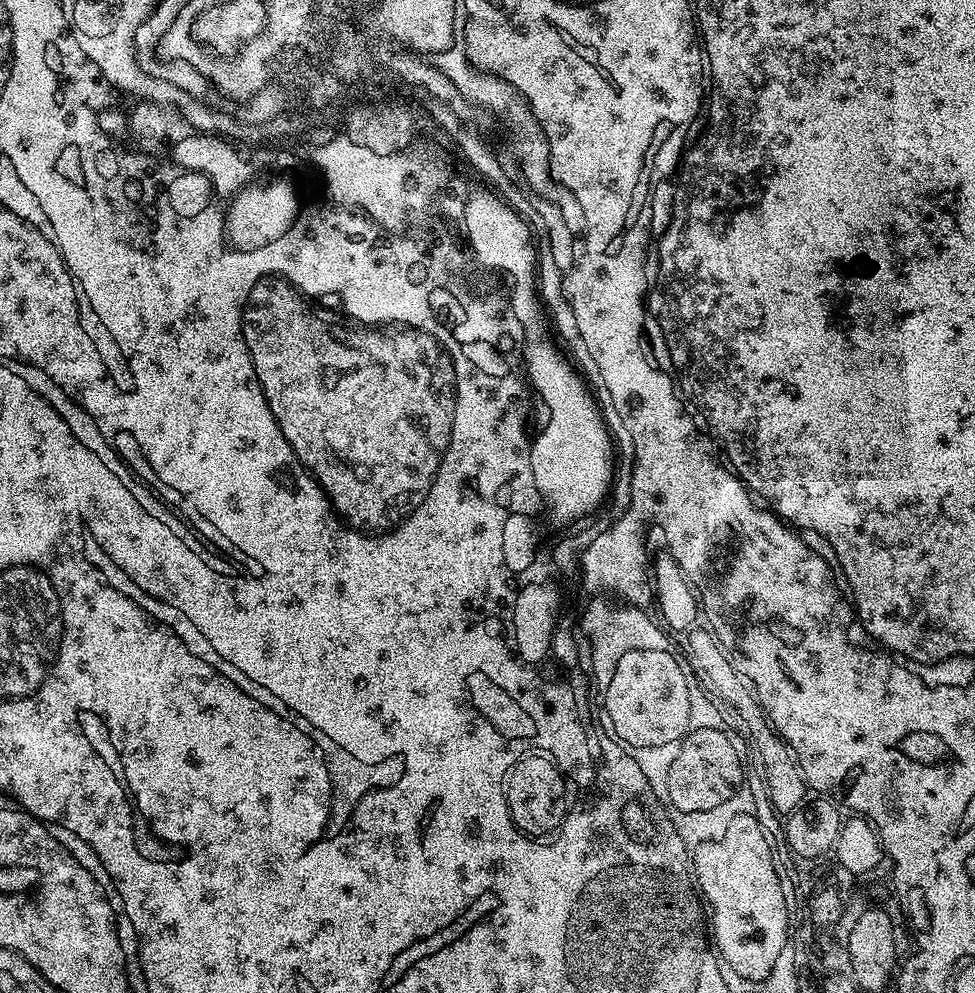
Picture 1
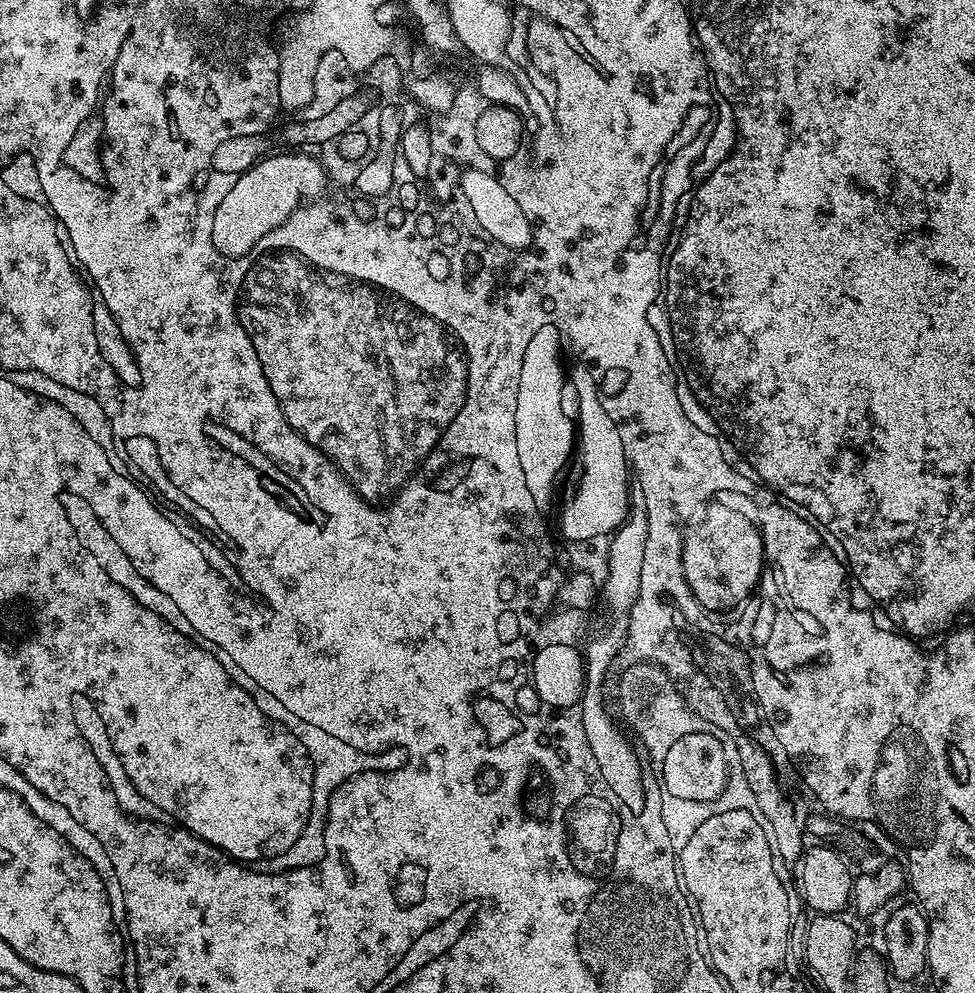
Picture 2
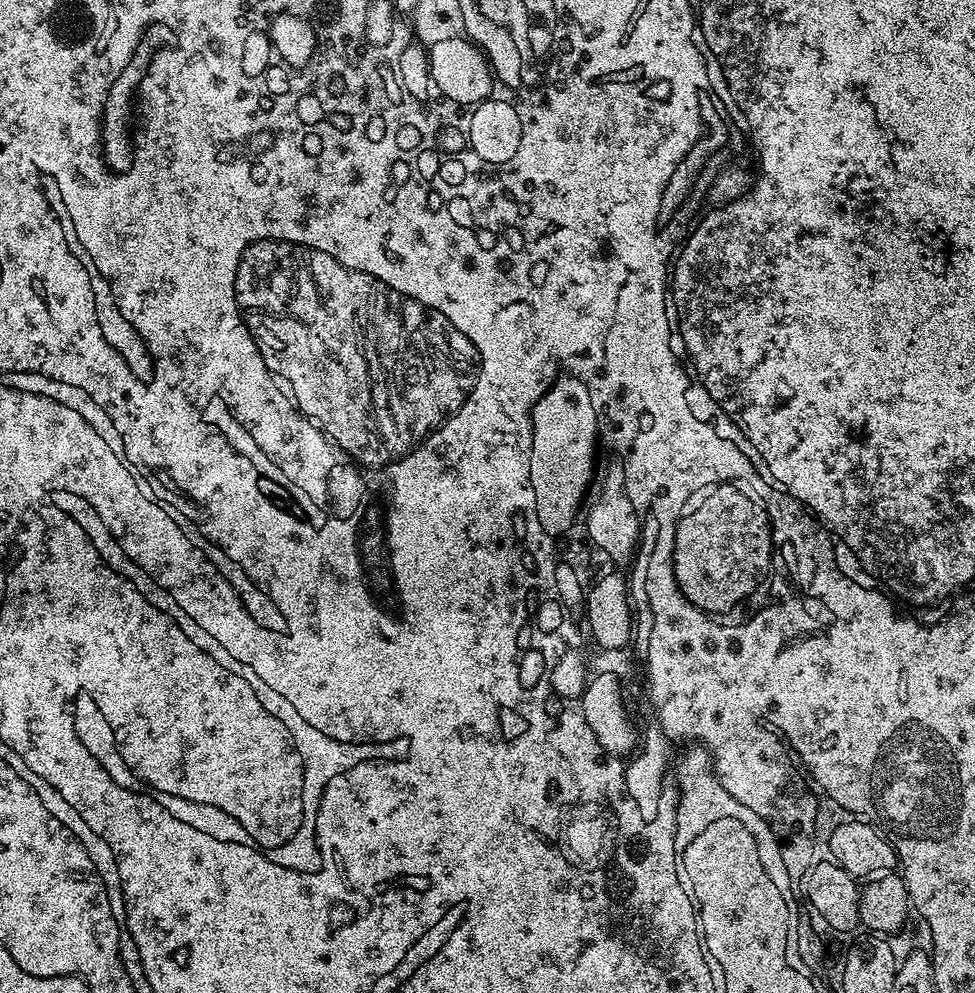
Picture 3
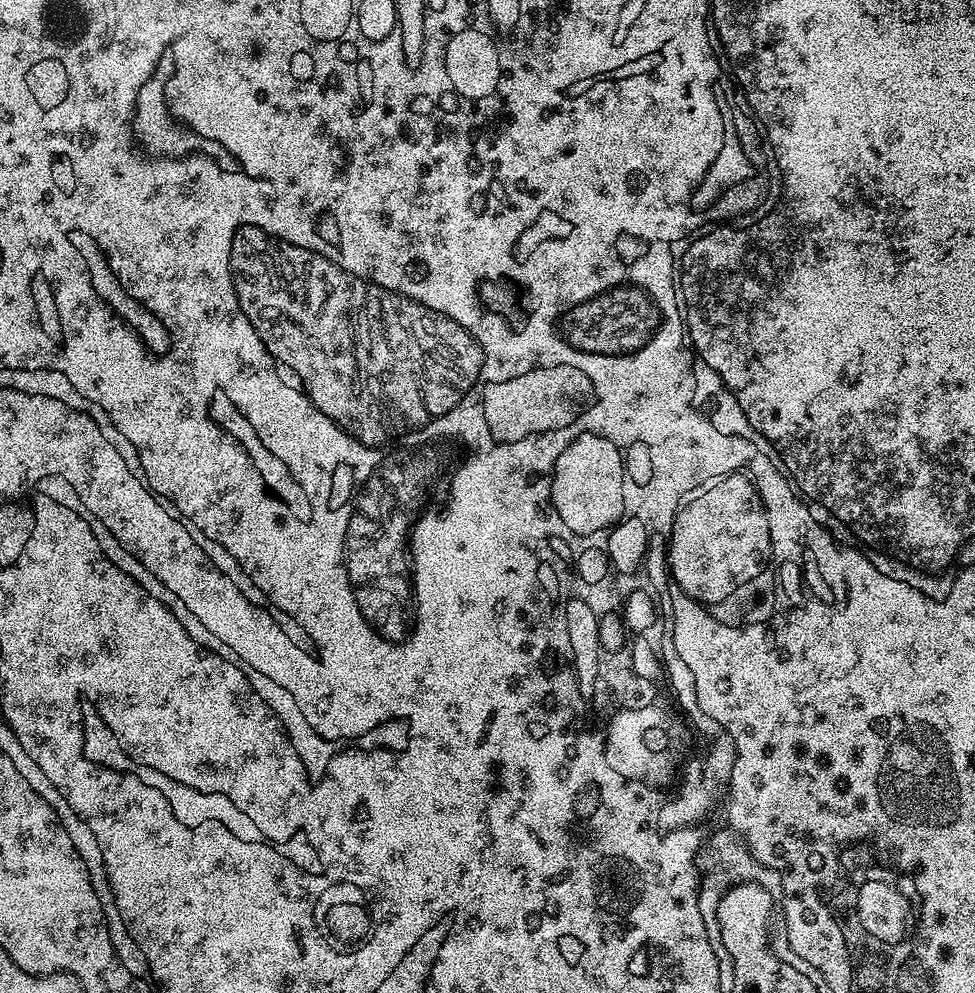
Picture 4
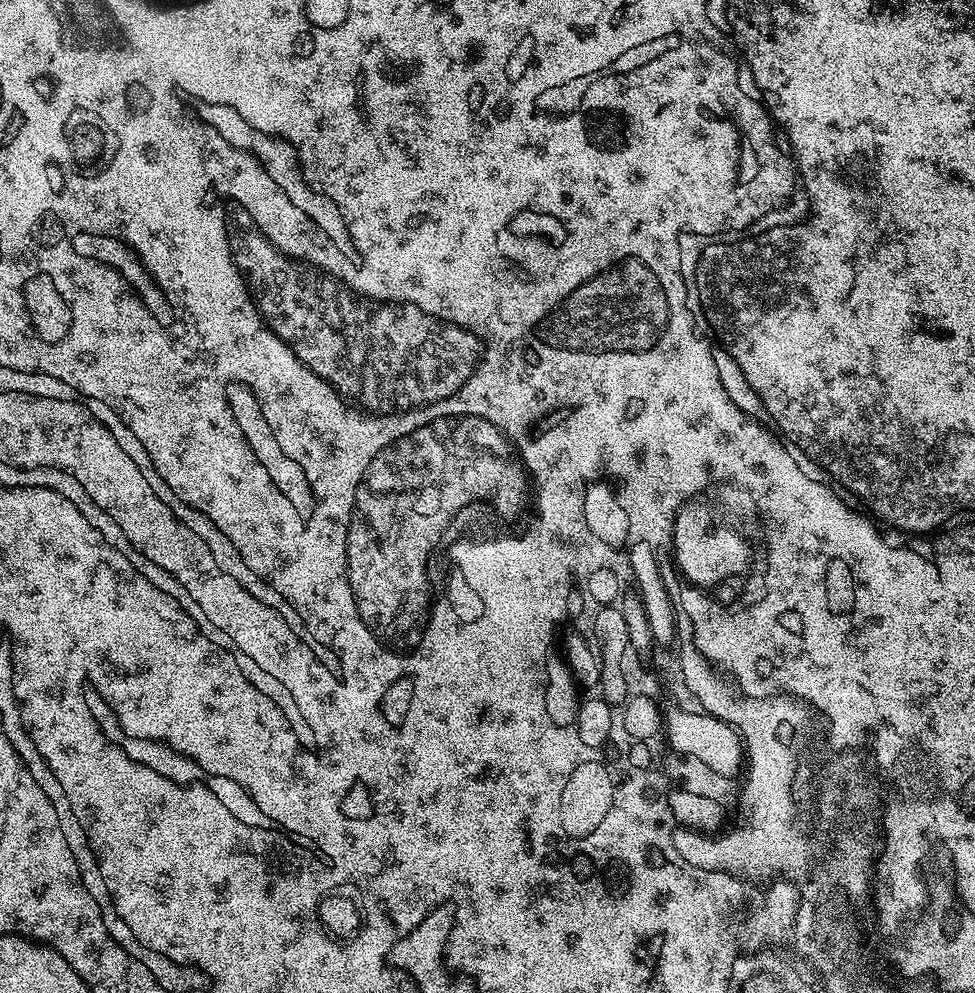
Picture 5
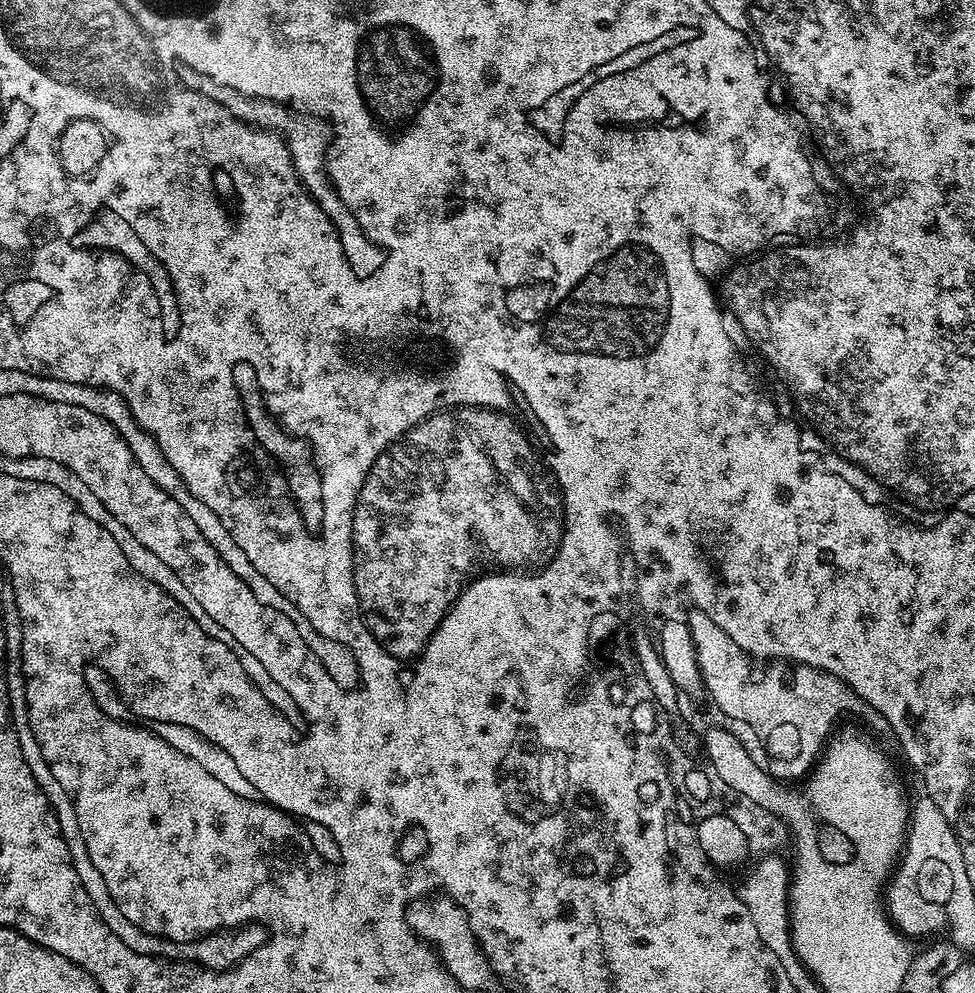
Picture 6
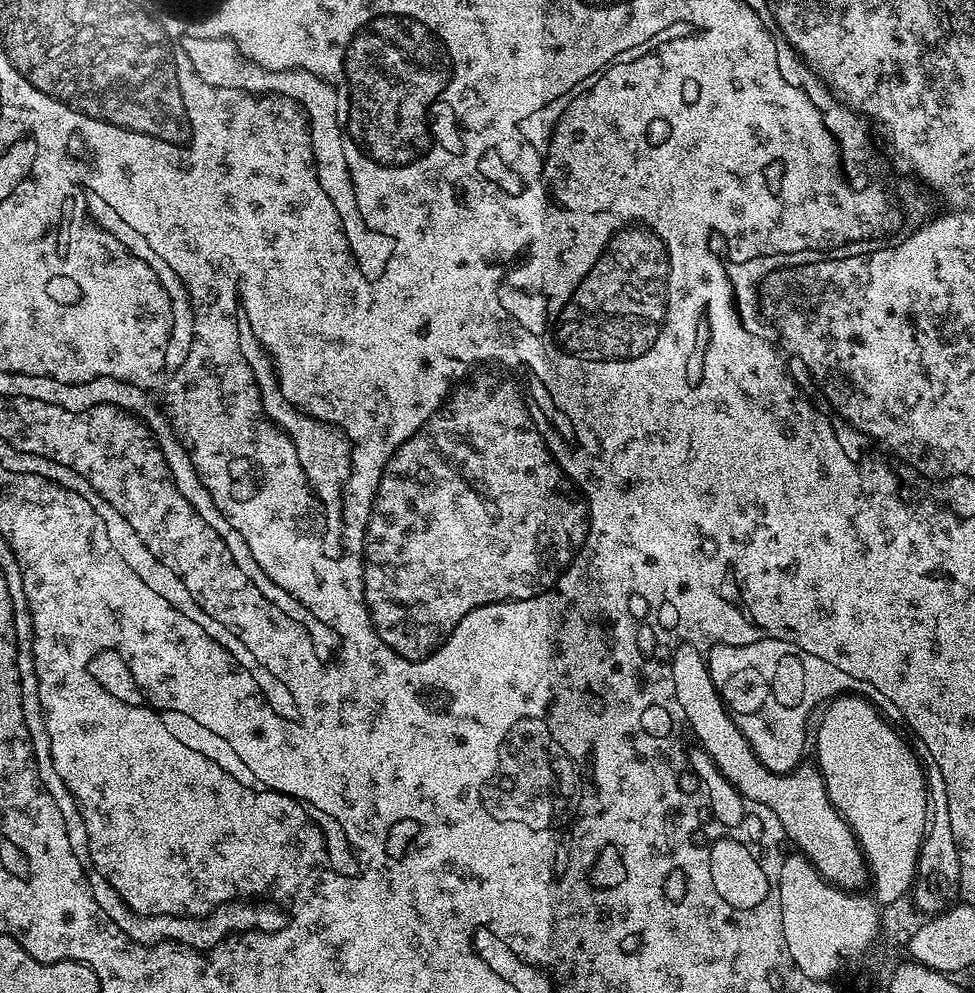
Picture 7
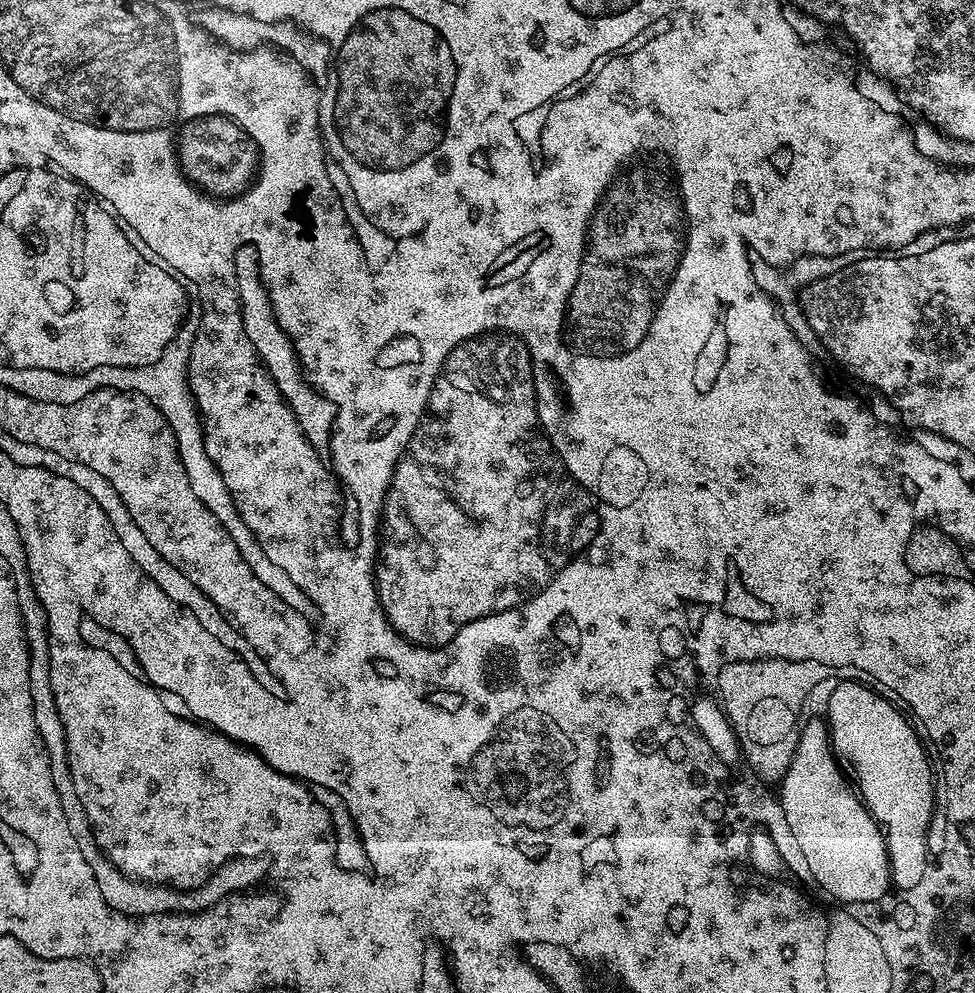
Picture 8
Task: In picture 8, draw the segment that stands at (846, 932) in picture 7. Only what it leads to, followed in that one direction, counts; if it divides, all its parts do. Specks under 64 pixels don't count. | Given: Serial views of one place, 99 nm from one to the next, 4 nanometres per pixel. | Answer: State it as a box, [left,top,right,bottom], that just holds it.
[826,680,932,889]

